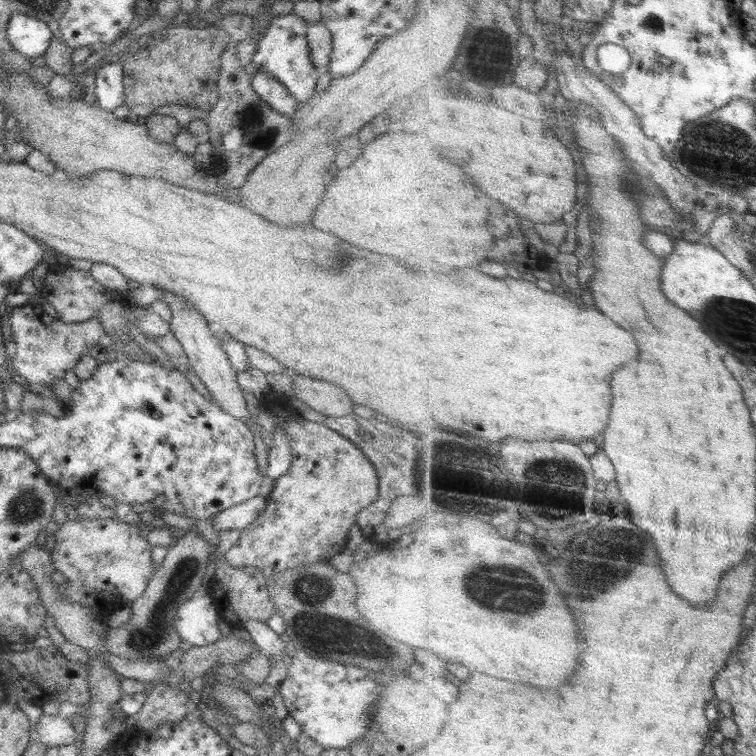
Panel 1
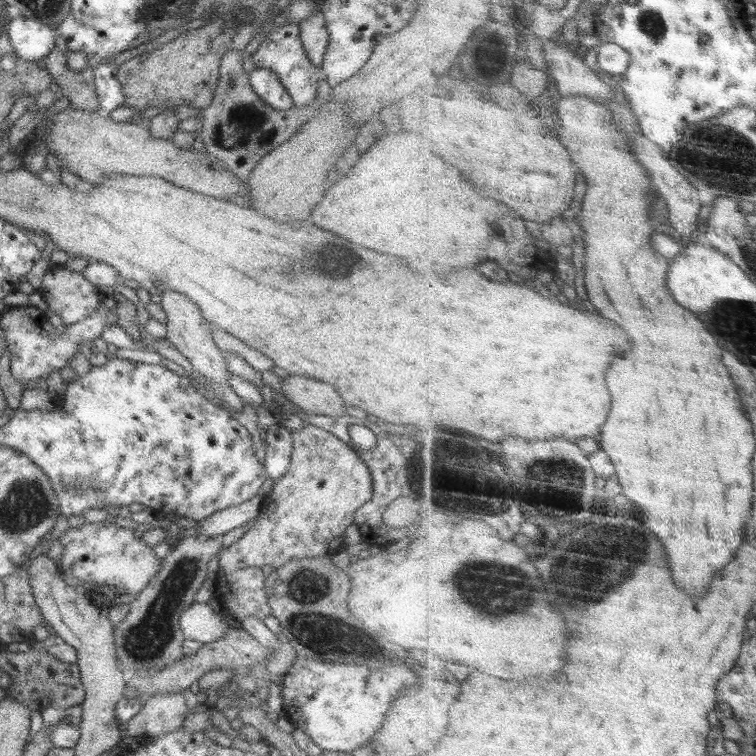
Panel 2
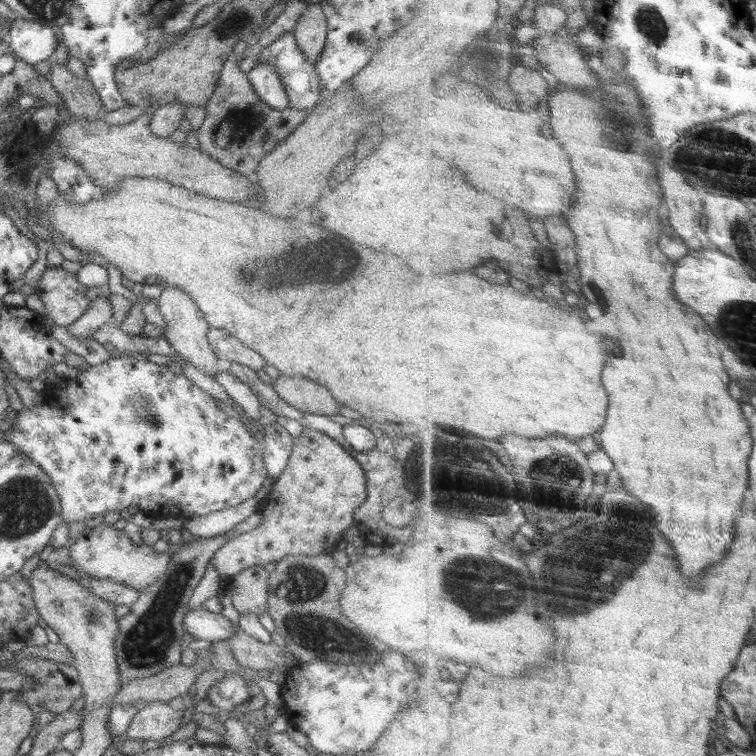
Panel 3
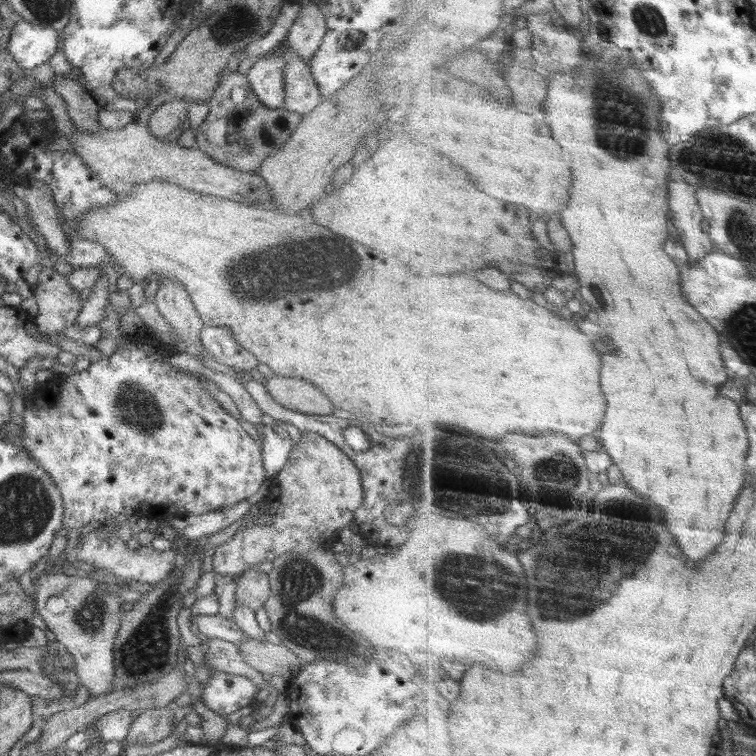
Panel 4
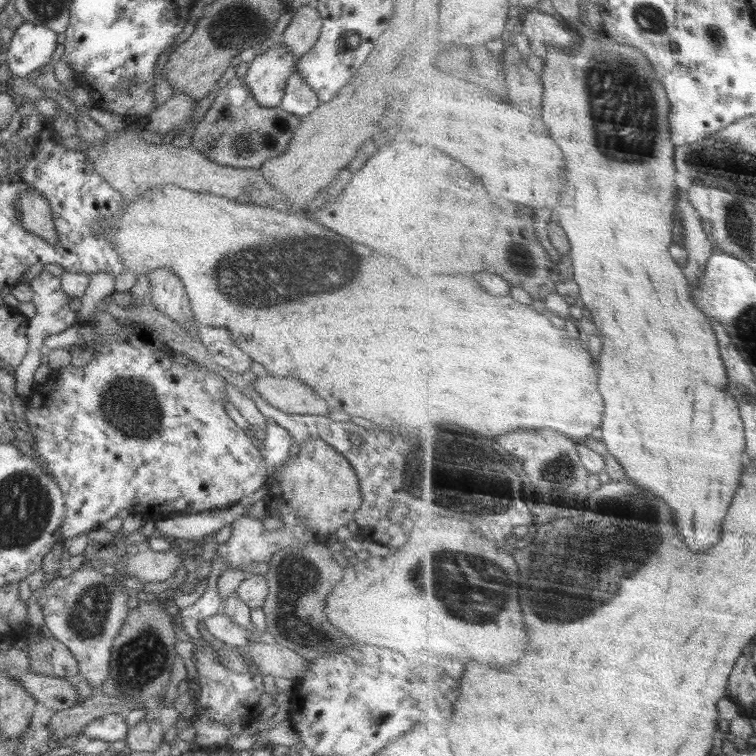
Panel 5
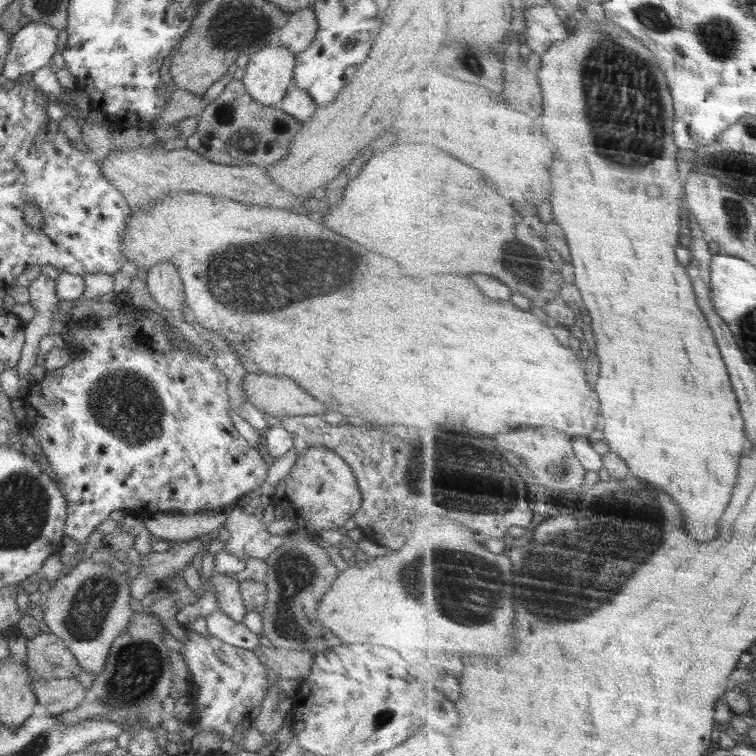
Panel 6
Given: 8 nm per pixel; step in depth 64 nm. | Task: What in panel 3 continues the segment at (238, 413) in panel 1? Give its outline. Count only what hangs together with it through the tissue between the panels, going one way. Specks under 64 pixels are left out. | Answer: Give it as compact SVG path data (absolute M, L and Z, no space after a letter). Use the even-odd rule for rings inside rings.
M168 286L155 302L159 312L164 316L164 321L168 324L165 328L164 336L176 352L184 356L202 374L213 377L218 371L224 369L224 363L217 358L206 338L206 333L210 326L204 321L204 316L200 312L198 305L190 298L187 292Z

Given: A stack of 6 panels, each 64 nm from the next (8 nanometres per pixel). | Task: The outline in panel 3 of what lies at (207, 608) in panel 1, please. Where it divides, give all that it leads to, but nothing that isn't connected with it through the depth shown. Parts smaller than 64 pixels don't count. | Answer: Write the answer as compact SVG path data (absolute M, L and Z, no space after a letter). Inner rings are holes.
M204 606L191 612L188 610L183 624L195 639L212 643L232 638L238 629L222 613L210 612Z

